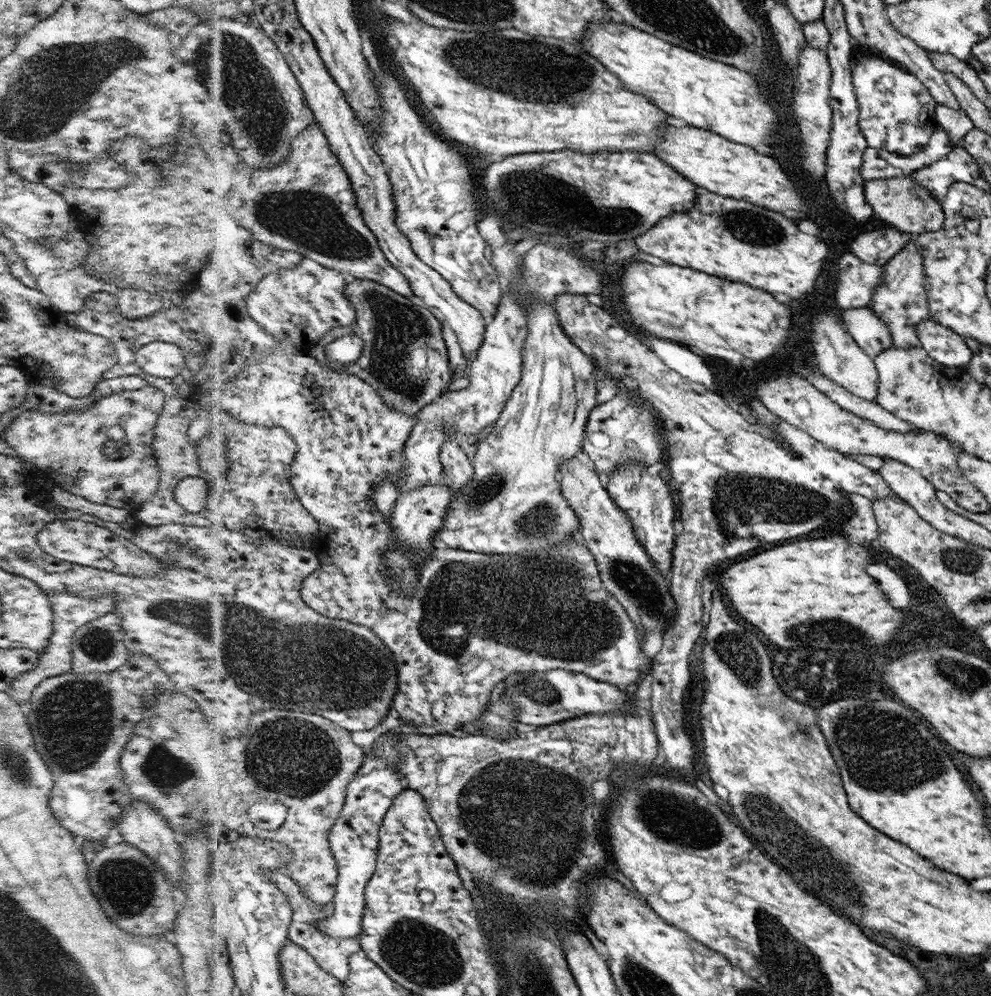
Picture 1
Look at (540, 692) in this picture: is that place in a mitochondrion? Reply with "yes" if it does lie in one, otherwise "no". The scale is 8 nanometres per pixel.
yes

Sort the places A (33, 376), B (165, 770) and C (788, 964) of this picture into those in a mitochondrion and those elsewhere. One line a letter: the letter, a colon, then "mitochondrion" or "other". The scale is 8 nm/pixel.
A: other
B: mitochondrion
C: mitochondrion

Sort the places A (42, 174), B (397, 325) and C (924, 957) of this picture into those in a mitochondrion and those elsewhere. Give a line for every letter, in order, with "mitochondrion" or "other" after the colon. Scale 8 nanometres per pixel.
A: other
B: mitochondrion
C: other

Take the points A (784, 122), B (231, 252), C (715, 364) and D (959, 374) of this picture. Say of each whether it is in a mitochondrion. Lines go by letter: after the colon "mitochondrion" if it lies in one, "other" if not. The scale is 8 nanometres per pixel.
A: other
B: other
C: other
D: other

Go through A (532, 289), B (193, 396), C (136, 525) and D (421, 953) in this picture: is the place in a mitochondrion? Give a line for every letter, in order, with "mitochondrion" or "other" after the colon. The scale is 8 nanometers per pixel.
A: other
B: other
C: other
D: mitochondrion

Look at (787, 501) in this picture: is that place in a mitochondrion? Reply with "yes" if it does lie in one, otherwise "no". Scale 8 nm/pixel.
yes

